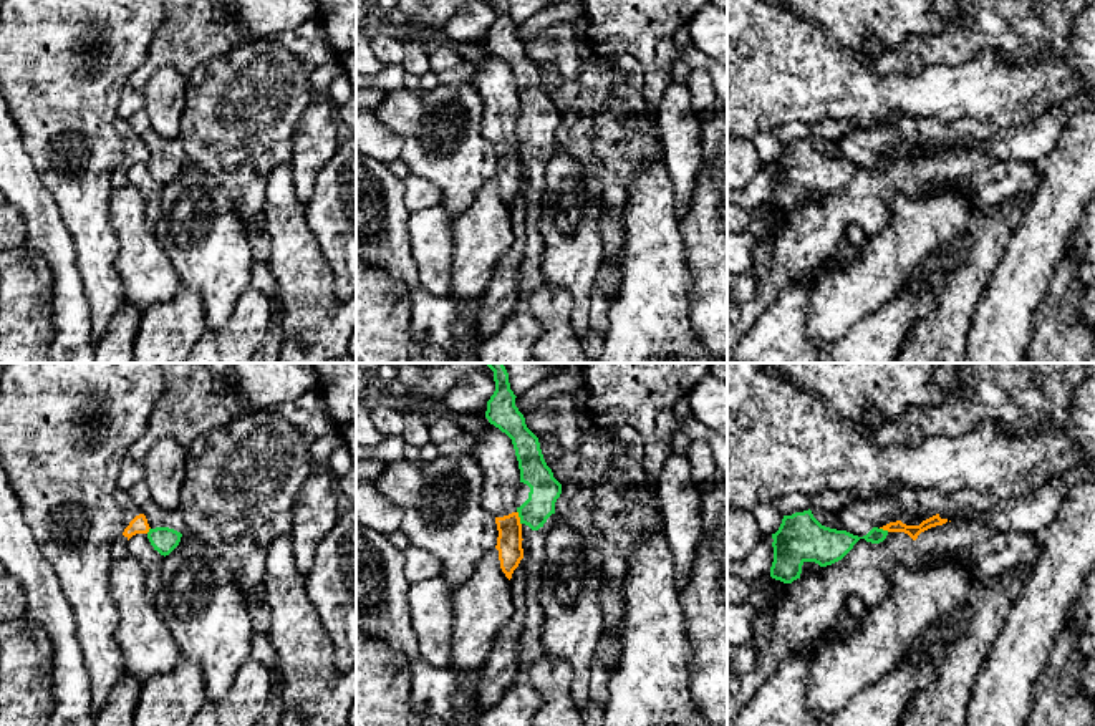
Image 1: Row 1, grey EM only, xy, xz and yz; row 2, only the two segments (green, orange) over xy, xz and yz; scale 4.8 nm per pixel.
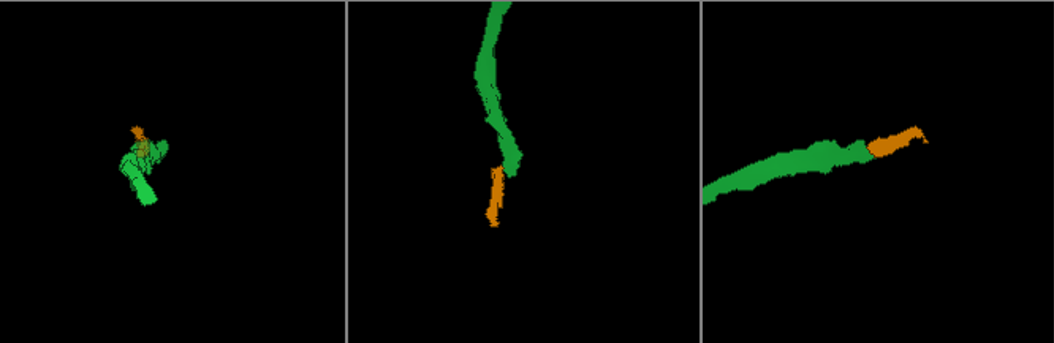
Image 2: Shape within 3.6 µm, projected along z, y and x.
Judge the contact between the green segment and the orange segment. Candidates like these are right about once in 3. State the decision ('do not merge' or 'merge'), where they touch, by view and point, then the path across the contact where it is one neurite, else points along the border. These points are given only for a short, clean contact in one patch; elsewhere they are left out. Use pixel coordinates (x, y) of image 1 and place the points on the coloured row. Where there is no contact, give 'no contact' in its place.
do not merge | xz (519, 516) | along xz (517, 511), (520, 524)

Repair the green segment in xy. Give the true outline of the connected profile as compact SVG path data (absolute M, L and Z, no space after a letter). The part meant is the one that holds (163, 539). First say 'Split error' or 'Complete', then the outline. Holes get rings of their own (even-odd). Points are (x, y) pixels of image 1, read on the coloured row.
Split error. M147 499L141 506L141 512L146 515L151 527L147 532L151 545L161 555L169 555L179 545L182 534L187 532L181 509L166 511L152 499Z

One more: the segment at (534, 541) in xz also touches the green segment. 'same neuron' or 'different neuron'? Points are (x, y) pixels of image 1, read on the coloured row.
same neuron

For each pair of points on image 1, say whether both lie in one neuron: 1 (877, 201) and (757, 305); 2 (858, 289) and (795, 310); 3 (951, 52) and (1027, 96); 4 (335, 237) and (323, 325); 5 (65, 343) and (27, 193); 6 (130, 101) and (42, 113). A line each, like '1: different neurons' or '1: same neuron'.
1: same neuron
2: different neurons
3: different neurons
4: different neurons
5: same neuron
6: different neurons

